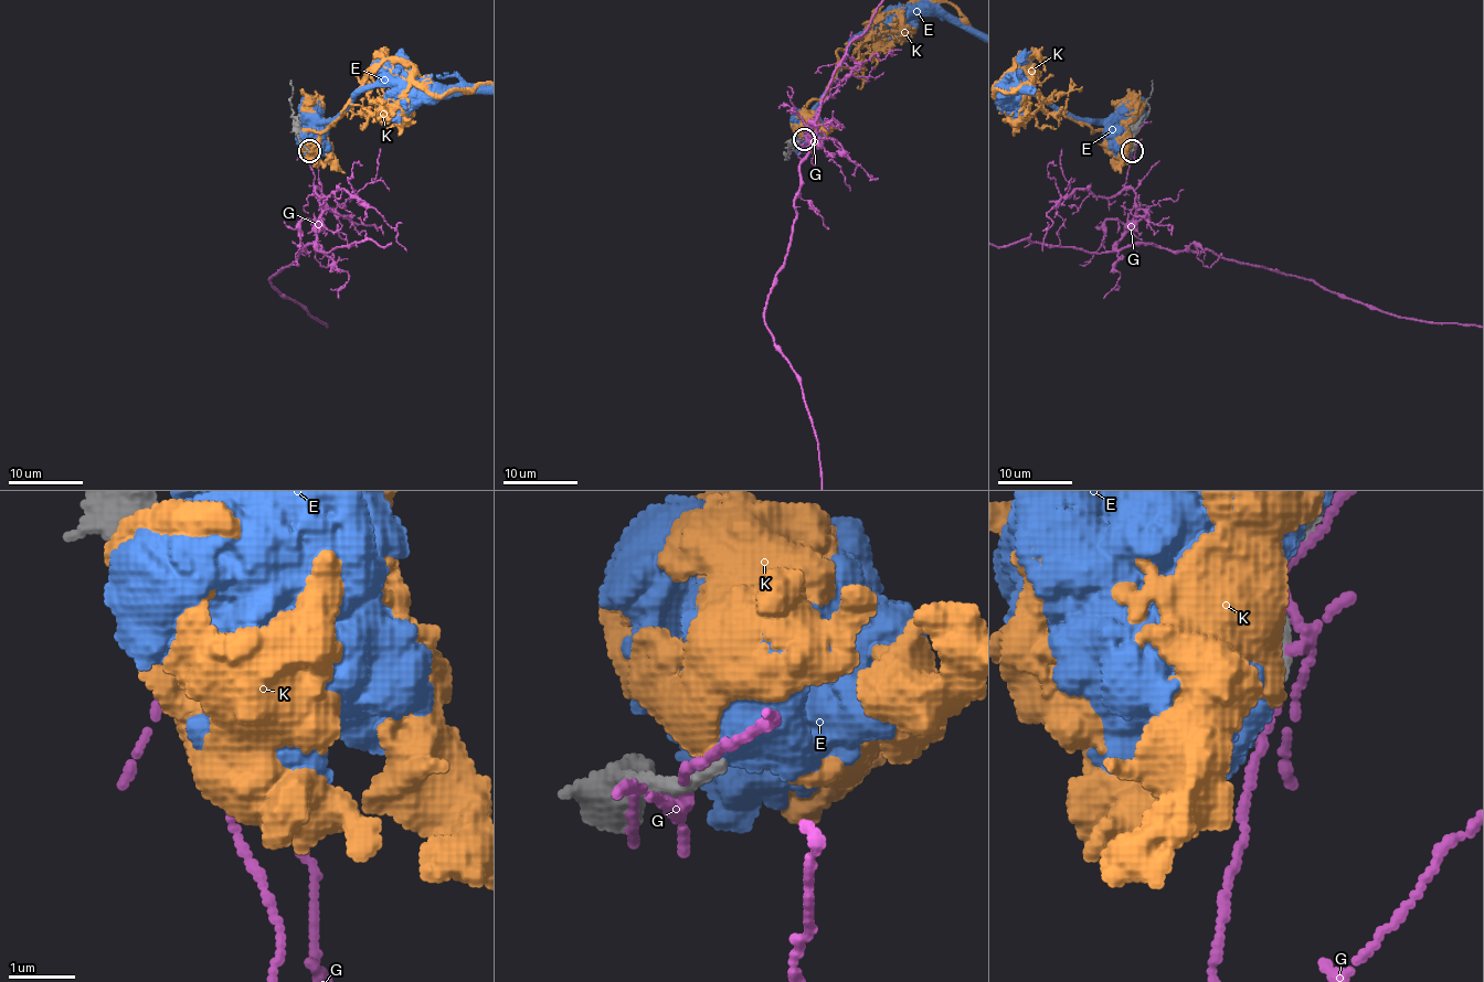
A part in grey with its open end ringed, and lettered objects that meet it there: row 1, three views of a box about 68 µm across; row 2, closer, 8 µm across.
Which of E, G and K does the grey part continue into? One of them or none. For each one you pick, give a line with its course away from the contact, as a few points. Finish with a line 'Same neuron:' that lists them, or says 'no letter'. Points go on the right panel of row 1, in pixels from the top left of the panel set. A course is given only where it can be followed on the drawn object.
Same neuron: no letter

